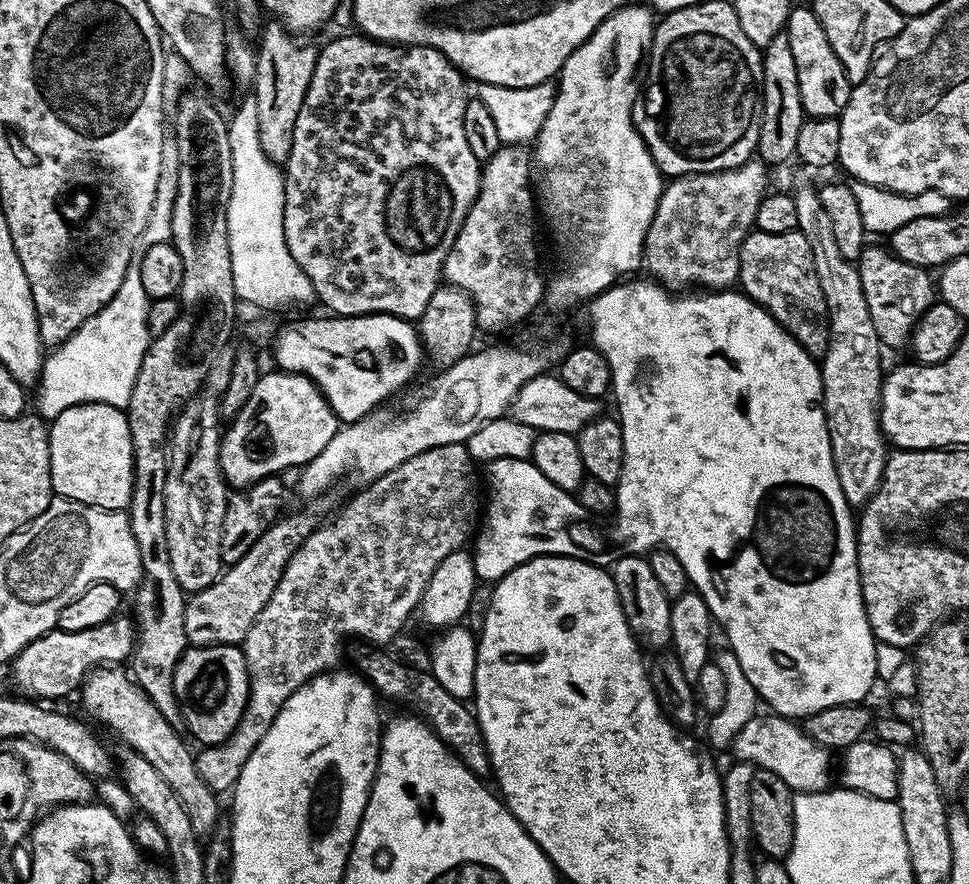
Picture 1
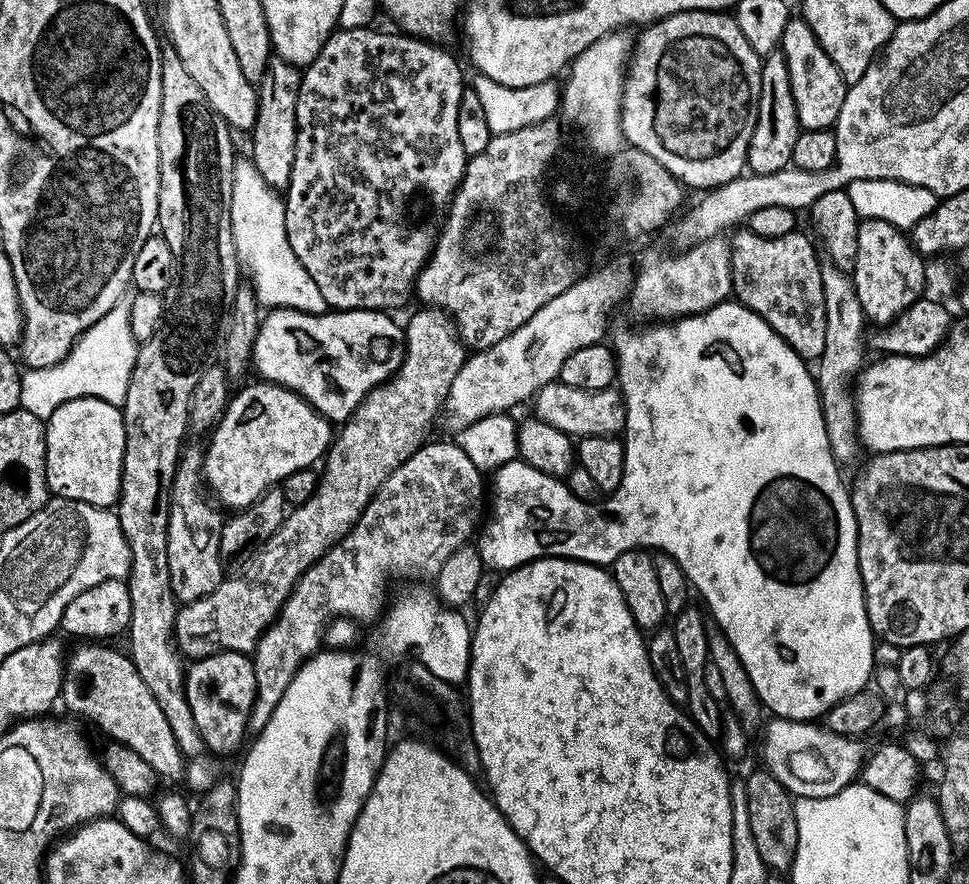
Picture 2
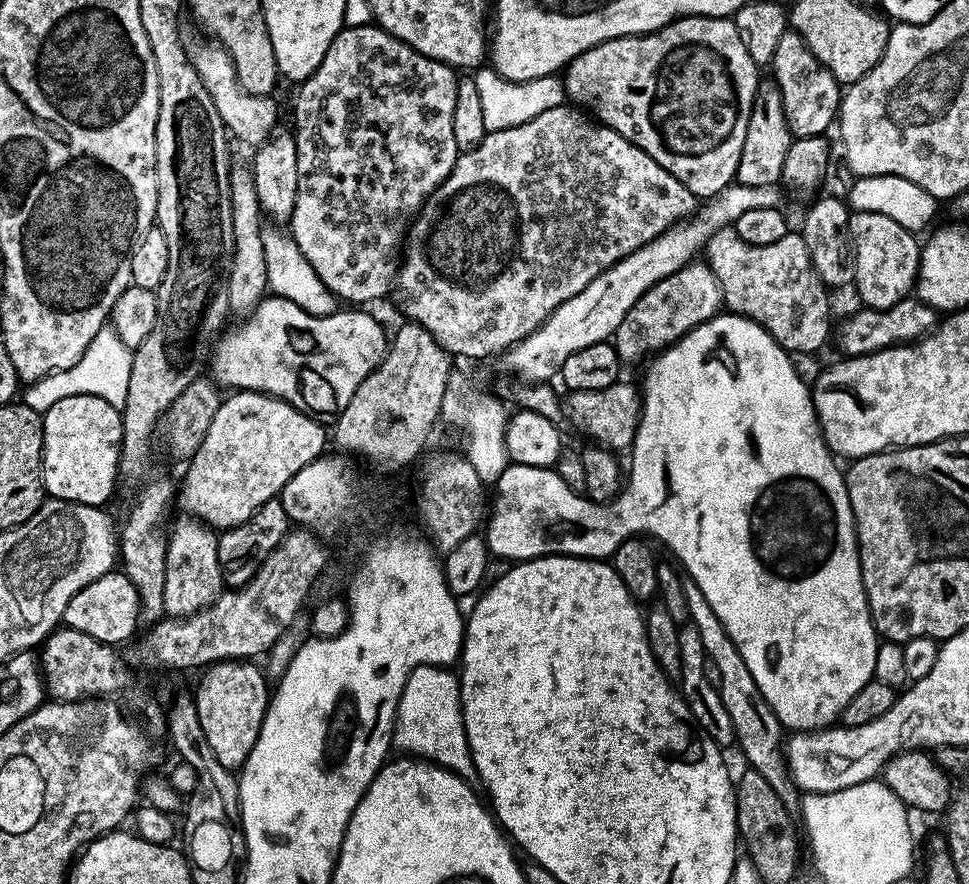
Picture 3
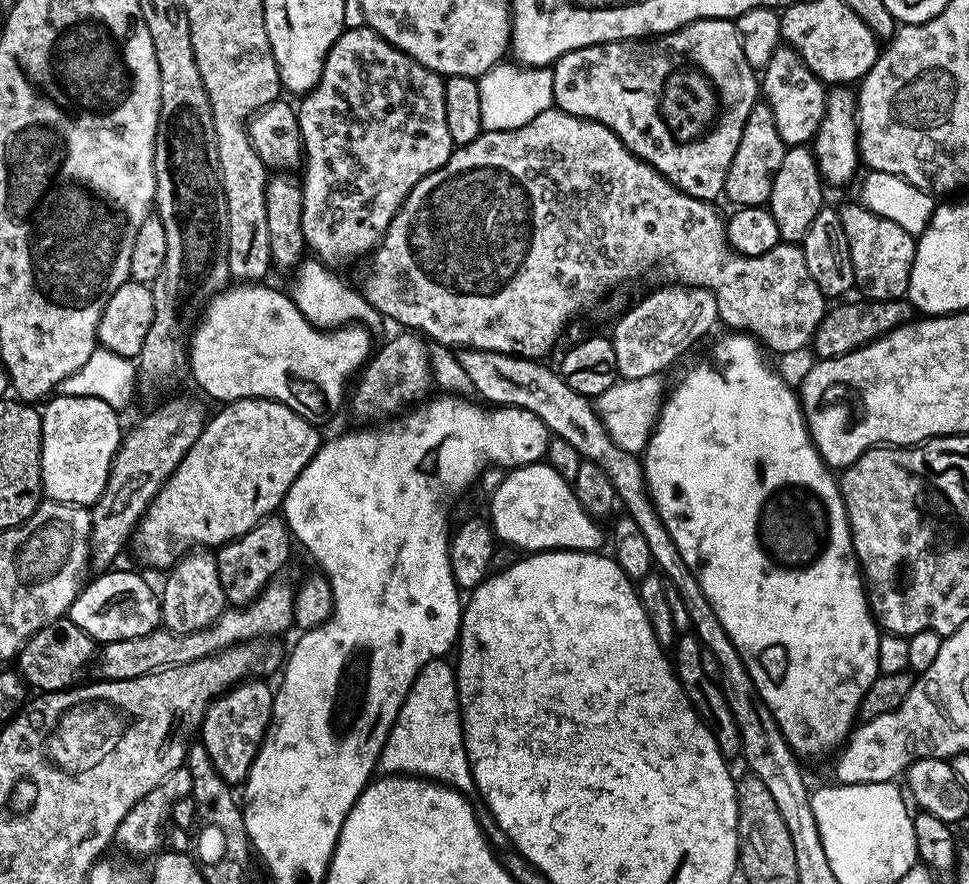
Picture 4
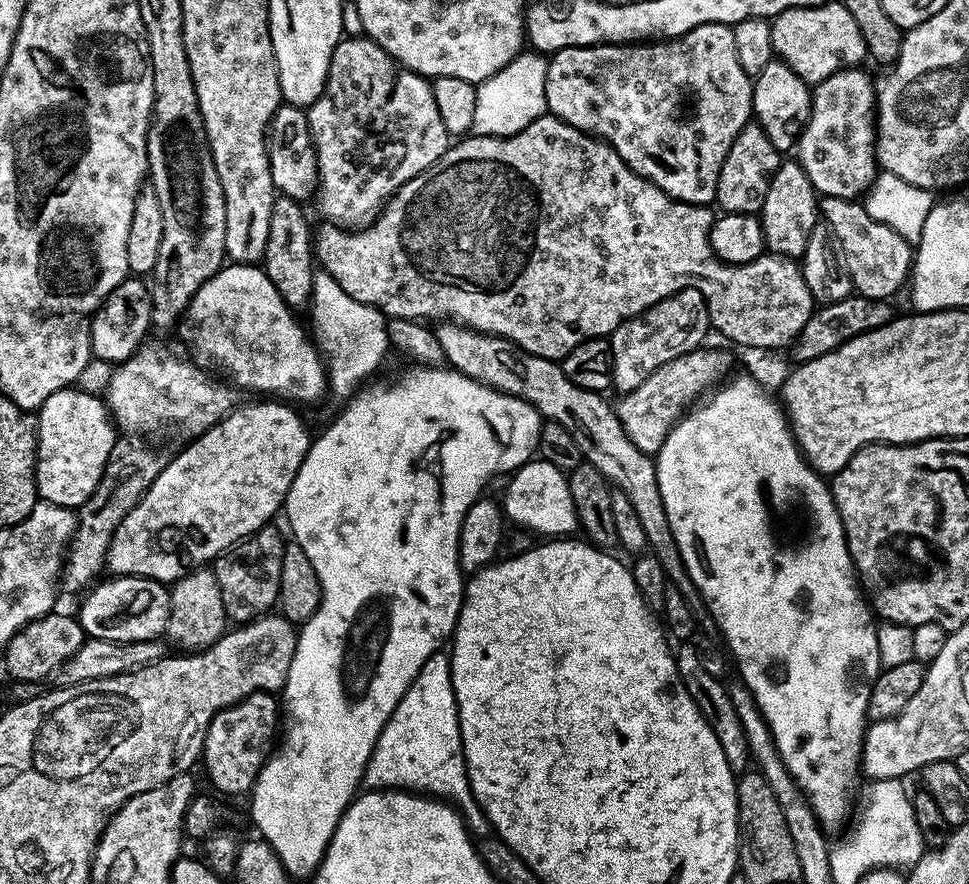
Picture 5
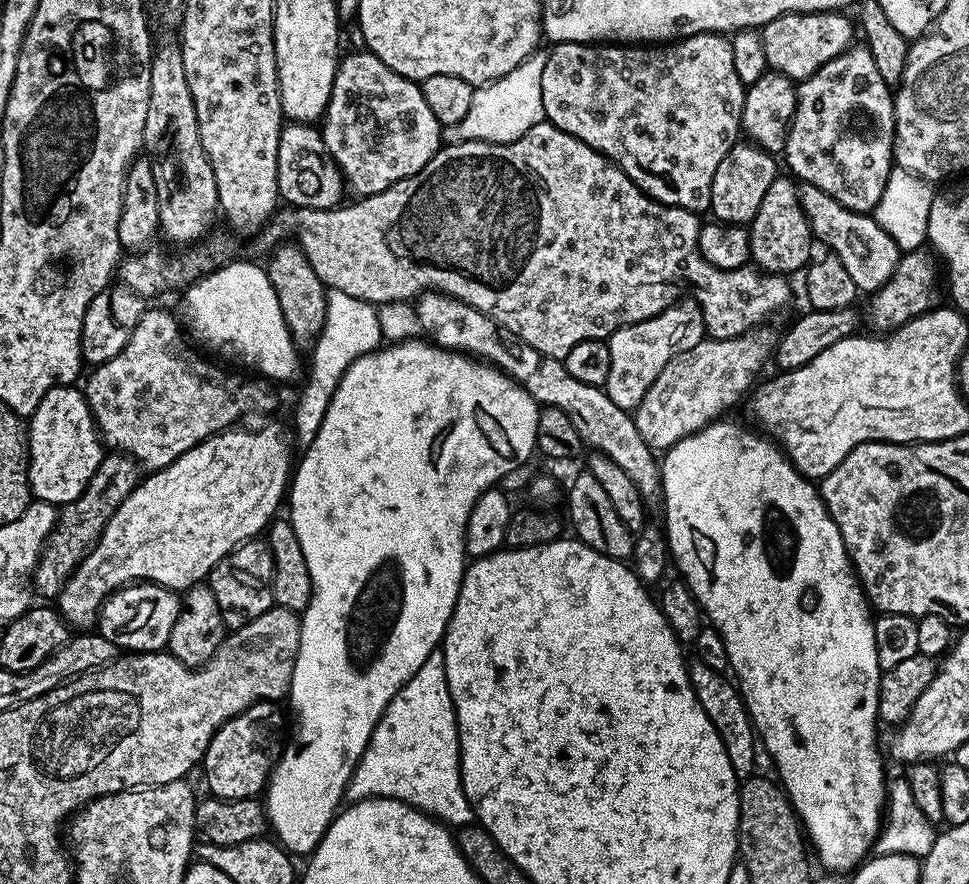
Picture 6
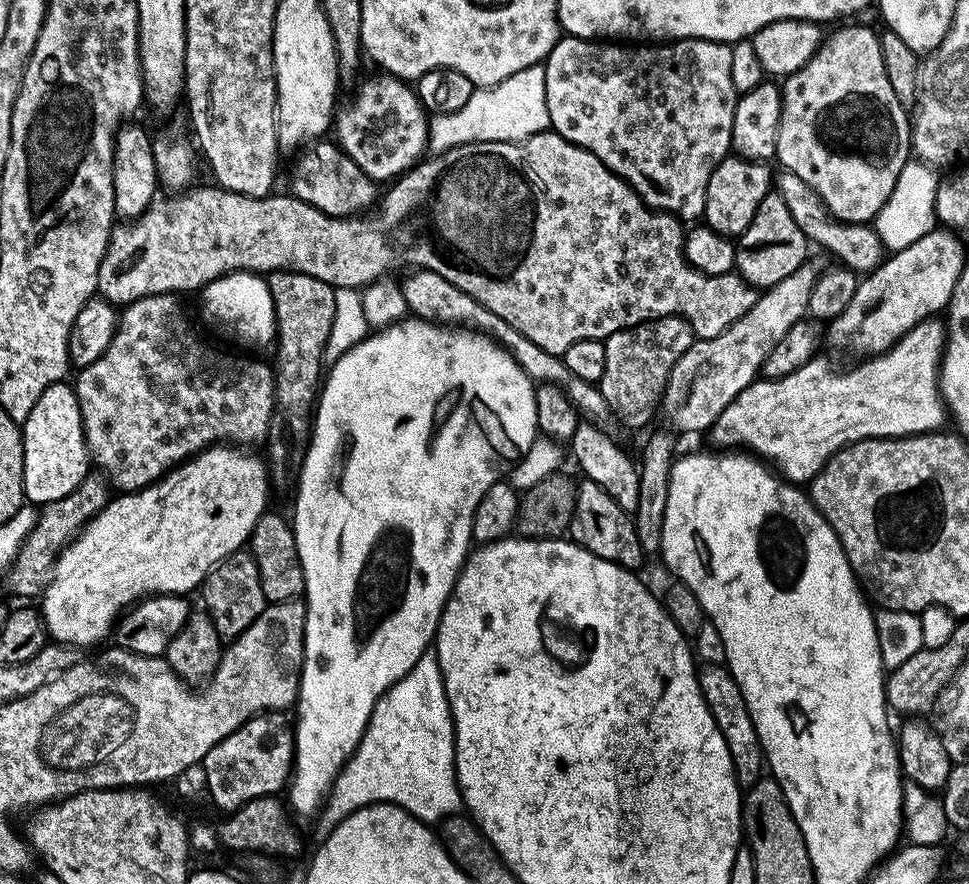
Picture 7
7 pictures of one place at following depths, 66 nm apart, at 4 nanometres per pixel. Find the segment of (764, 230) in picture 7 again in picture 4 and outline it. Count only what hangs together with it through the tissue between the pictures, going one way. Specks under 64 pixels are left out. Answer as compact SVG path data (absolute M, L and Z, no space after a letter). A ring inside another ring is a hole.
M808 146L785 147L782 166L778 166L778 174L774 174L774 186L766 205L774 222L778 222L781 241L794 245L803 241L804 235L810 230L810 222L814 222L814 218L818 218L818 214L826 207L824 191L826 185L816 164L815 151Z

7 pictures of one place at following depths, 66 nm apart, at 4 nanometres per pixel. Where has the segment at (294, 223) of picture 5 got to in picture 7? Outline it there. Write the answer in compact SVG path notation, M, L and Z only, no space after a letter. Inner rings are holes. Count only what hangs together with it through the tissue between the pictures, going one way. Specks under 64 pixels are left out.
M274 272L267 277L267 282L276 311L276 409L268 427L266 463L271 487L291 489L297 483L304 453L308 451L310 423L322 384L324 347L330 338L330 326L334 326L336 289L301 272Z

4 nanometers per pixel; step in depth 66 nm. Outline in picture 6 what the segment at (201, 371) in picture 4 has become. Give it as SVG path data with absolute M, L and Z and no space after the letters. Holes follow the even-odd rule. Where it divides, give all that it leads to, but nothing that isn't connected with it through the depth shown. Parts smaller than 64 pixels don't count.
M235 260L183 289L178 311L183 331L197 345L205 344L210 351L217 352L221 361L245 364L256 371L253 373L272 382L288 380L300 368L301 353L286 326L278 294L274 294L274 286L270 286L270 278L261 265L259 268L248 260Z

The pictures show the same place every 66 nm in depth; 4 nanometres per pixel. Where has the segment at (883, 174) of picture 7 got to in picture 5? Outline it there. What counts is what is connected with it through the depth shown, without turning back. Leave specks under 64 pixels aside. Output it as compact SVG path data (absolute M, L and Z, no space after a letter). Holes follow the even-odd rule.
M860 66L843 68L812 88L812 109L796 142L794 156L820 196L856 200L863 197L876 181L876 85L873 77L868 77L864 70Z

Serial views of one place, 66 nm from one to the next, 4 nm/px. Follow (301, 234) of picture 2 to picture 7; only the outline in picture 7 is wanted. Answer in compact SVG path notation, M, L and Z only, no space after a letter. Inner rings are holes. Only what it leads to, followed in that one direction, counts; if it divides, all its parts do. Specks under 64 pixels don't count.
M376 74L373 80L361 79L355 85L356 93L349 104L341 103L334 116L335 143L373 182L395 181L404 175L425 155L428 148L429 113L426 111L415 91L405 81L387 74Z

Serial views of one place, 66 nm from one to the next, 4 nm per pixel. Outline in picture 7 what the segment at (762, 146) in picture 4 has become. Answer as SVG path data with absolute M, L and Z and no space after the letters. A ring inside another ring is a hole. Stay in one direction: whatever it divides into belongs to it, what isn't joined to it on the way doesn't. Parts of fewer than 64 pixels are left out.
M735 154L725 156L714 174L710 174L710 182L706 186L703 223L714 229L719 236L741 236L750 226L750 222L754 222L754 214L758 214L762 198L766 198L766 194L773 187L774 172L768 168L771 167L762 160L743 160Z

